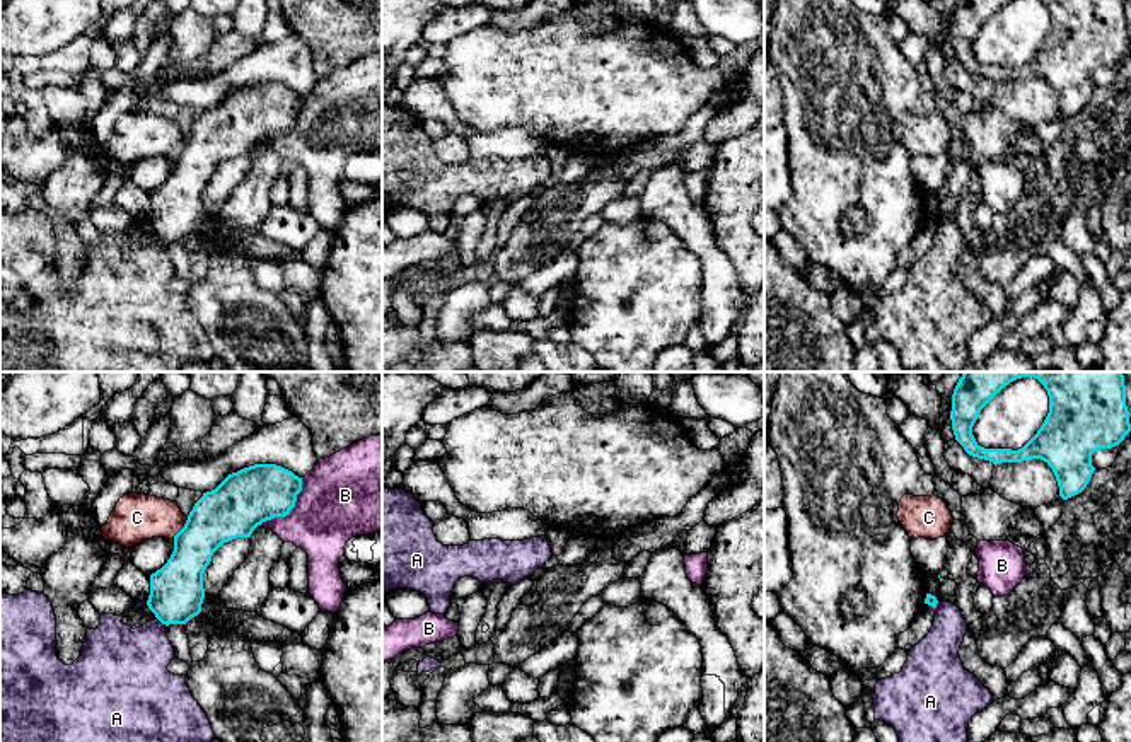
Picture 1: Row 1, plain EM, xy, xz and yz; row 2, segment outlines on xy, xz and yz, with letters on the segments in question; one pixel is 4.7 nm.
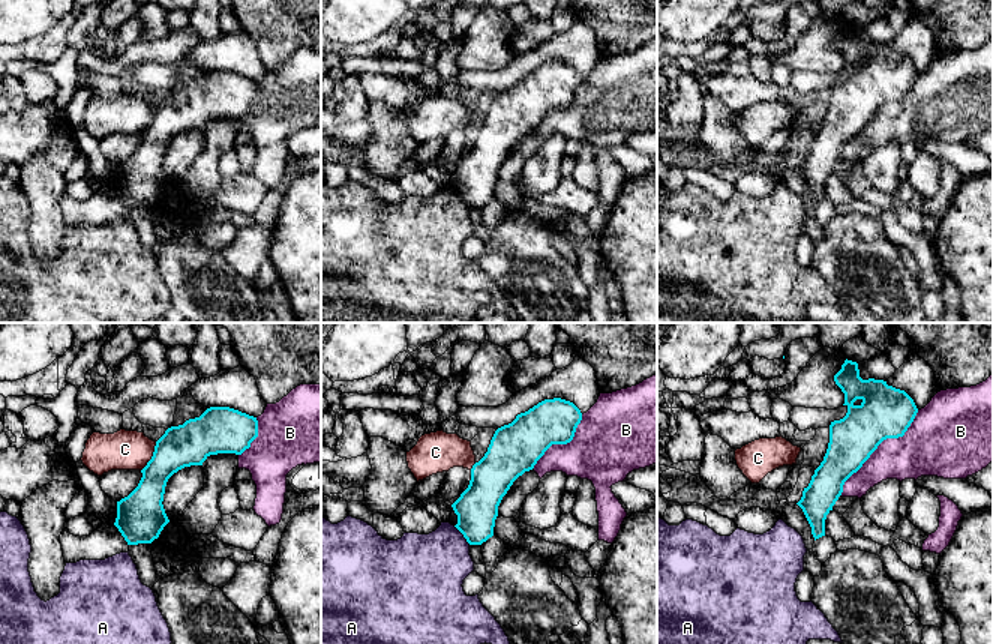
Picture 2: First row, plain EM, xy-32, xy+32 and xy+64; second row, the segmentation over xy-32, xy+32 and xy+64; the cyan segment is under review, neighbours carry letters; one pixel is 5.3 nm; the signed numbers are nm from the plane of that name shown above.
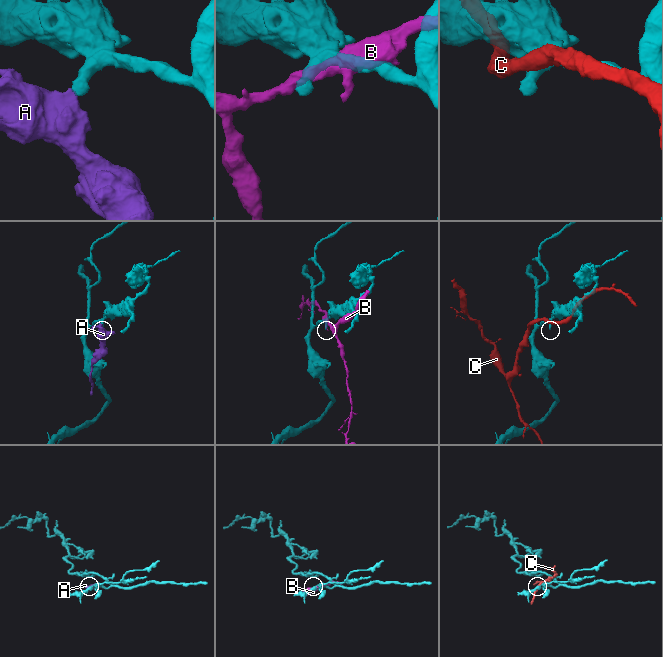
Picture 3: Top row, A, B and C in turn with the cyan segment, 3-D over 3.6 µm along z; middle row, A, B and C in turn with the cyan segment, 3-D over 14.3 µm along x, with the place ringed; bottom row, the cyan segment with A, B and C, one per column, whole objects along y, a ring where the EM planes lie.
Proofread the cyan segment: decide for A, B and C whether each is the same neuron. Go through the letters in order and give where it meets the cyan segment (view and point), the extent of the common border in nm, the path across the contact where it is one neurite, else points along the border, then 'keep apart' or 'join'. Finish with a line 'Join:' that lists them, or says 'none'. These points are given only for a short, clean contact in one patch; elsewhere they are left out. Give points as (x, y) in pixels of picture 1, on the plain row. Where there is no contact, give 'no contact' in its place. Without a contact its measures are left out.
A: contact xy (161, 239); length 70 nm; border xy (156, 234), (166, 243); keep apart
B: contact xy (289, 130); length 340 nm; keep apart
C: contact xy (183, 145); length 130 nm; keep apart
Join: none

